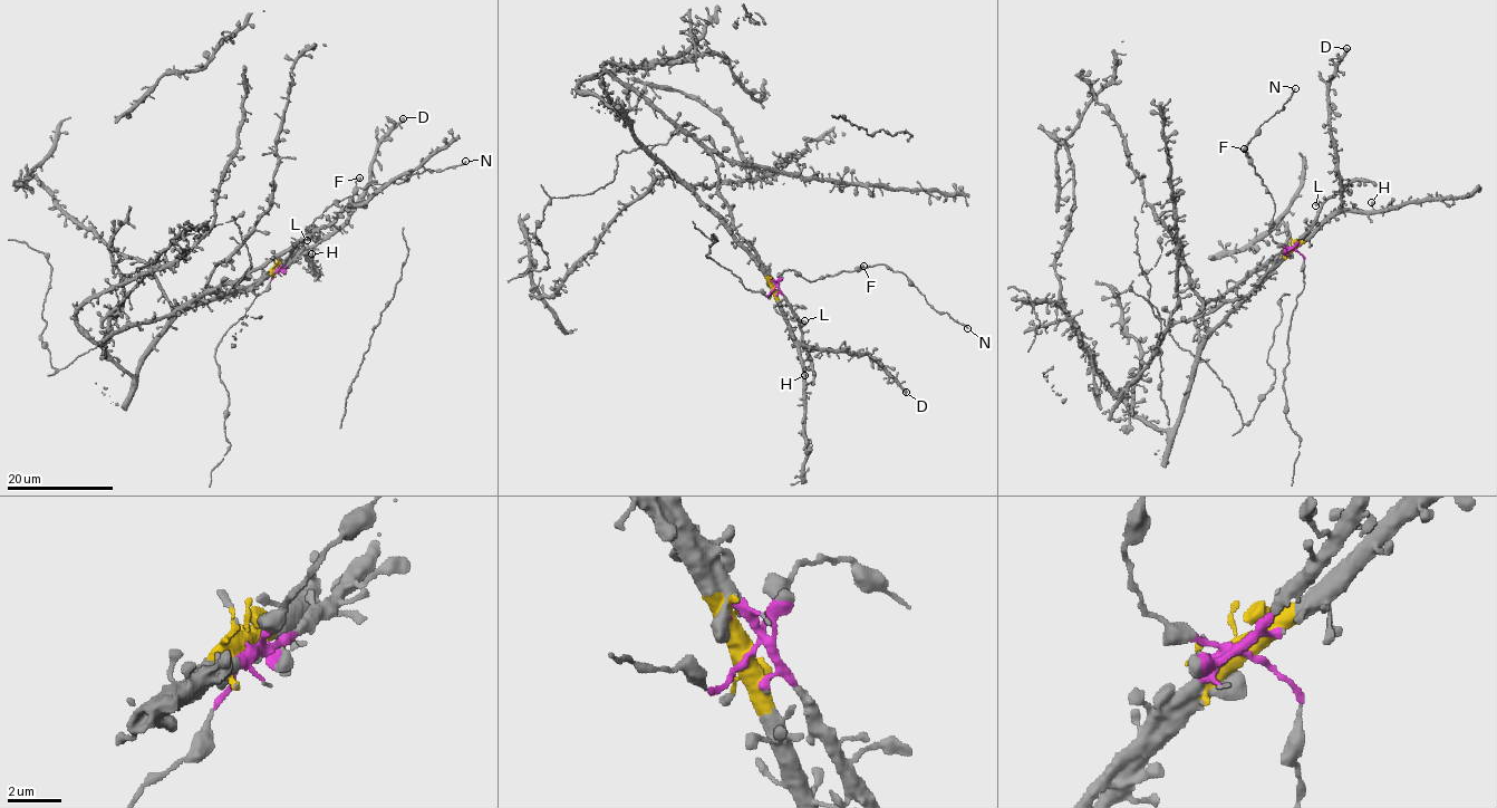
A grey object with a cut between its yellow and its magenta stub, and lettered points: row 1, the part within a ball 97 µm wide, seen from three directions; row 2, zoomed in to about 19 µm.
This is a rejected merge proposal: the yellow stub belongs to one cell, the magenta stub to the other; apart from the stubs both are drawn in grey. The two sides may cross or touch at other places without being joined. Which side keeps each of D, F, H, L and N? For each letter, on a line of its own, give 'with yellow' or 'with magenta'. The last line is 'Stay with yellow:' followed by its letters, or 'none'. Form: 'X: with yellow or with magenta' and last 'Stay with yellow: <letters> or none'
D: with yellow
F: with magenta
H: with yellow
L: with magenta
N: with magenta
Stay with yellow: D, H

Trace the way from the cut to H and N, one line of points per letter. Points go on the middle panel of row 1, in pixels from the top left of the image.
H: (773, 288), (783, 319), (797, 339), (804, 375)
N: (773, 289), (780, 273), (789, 269), (812, 281), (886, 265), (905, 272), (937, 311), (947, 311), (967, 329)

